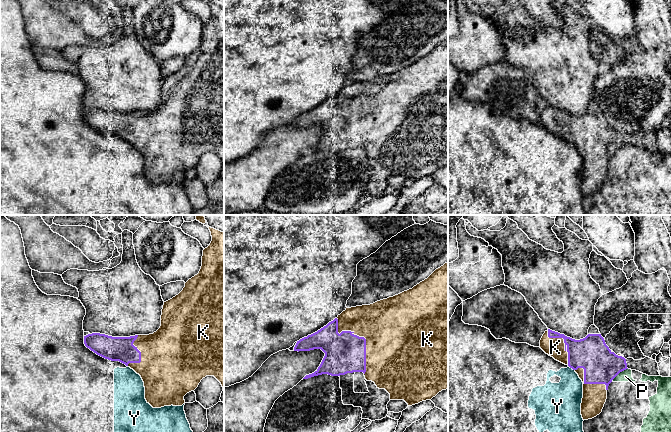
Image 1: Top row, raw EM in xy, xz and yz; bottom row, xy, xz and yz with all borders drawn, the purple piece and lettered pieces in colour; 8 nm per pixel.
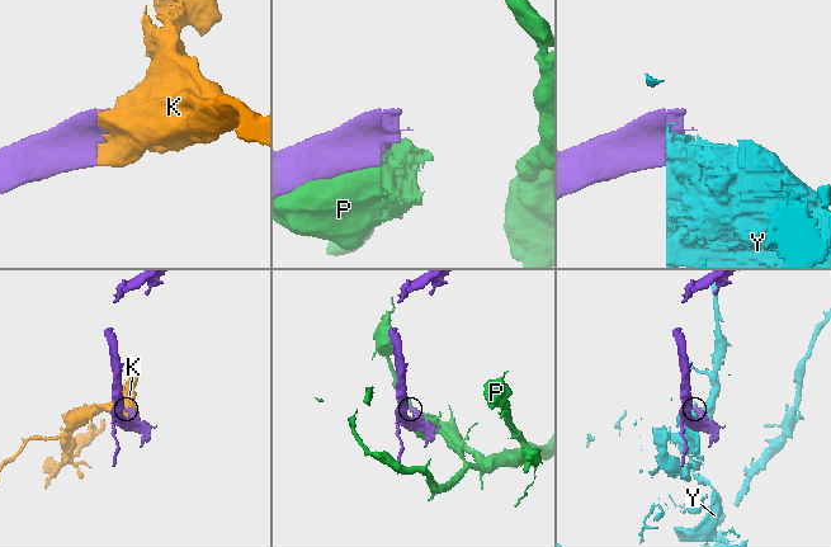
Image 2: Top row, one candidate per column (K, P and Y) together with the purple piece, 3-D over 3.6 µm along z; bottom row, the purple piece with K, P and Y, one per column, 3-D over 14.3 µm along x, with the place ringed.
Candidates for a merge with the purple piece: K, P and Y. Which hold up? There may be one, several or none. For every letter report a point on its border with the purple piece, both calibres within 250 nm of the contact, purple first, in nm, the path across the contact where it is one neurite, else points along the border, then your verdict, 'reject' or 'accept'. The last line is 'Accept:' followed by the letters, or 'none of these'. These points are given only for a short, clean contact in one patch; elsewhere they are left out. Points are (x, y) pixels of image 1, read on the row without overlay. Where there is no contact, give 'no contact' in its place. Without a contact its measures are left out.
K: contact xz (362, 113); calibres 320 and 460 nm; accept
P: contact yz (619, 148); calibres 280 and 100 nm; reject
Y: contact yz (572, 144); calibres 280 and 280 nm; reject
Accept: K

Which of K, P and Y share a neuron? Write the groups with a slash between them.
K / P / Y

